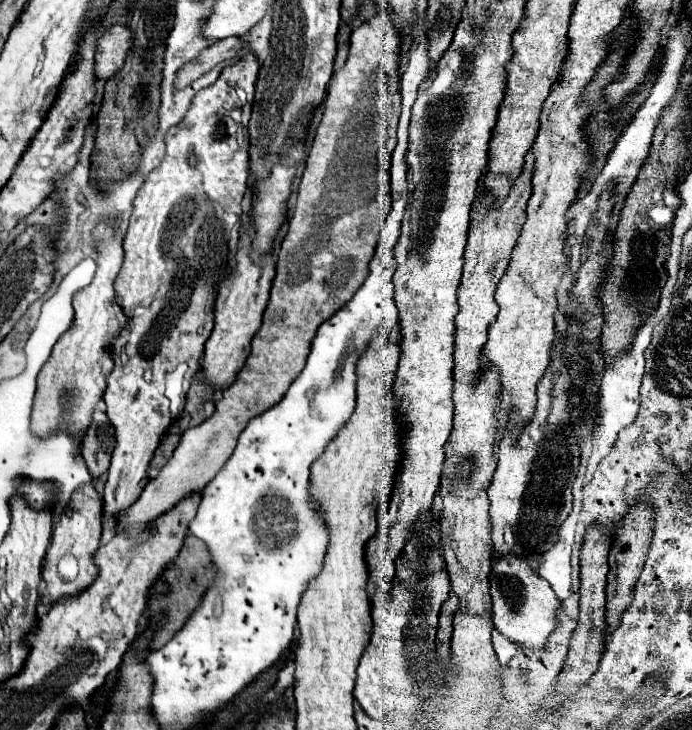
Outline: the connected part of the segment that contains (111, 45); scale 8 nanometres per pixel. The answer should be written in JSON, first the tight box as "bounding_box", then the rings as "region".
{"bounding_box":[94,25,132,79],"region":[[[112,25],[100,35],[94,57],[94,71],[98,79],[110,79],[120,69],[128,51],[128,39],[132,39],[132,33],[128,33],[128,27],[124,25]]]}

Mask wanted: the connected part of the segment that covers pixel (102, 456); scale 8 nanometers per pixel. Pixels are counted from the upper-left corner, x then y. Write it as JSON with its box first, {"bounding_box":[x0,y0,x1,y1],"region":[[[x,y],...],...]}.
{"bounding_box":[82,411,114,477],"region":[[[96,411],[94,421],[82,443],[82,457],[92,473],[92,477],[100,477],[108,471],[110,453],[114,449],[114,431],[104,411]]]}

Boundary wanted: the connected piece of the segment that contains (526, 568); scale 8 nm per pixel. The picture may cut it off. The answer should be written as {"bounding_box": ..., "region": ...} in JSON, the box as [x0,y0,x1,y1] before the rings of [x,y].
{"bounding_box":[488,555,560,651],"region":[[[502,555],[494,559],[488,581],[492,595],[492,621],[496,629],[510,641],[534,651],[542,651],[548,635],[556,627],[556,609],[560,605],[548,581],[536,575],[530,565],[516,555]]]}

